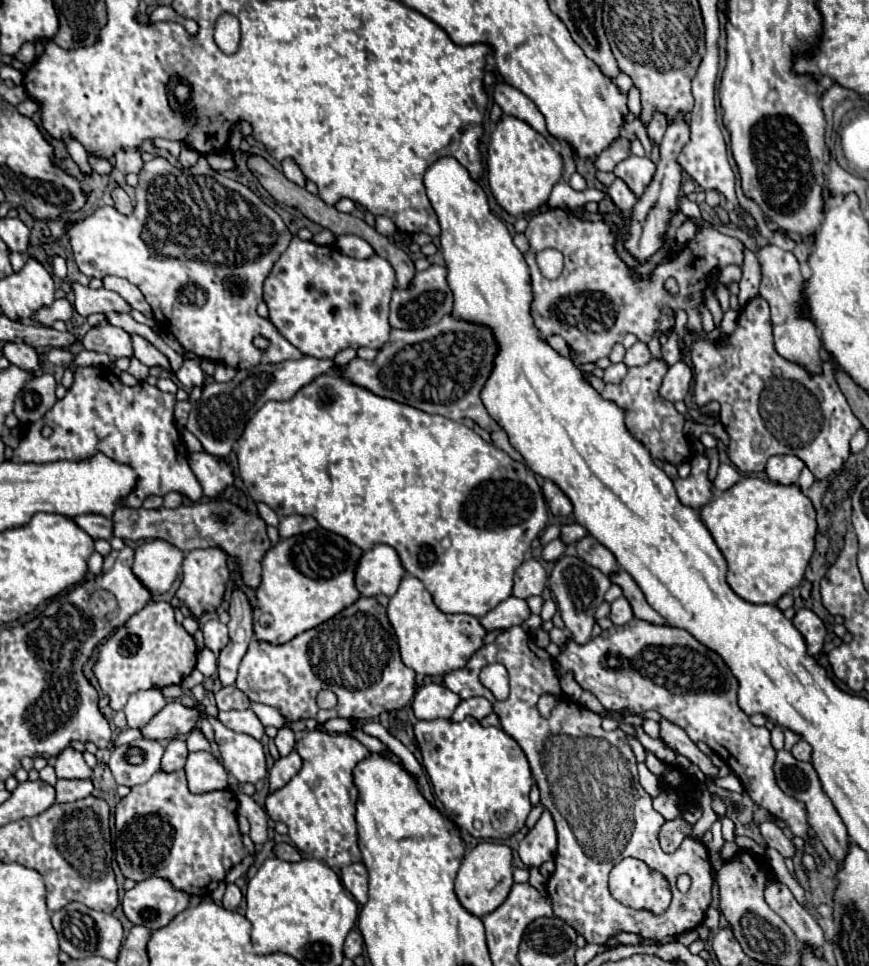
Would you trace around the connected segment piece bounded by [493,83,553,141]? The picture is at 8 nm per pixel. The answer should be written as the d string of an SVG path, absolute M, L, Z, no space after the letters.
M495 83L495 87L493 87L493 99L495 99L495 103L507 115L513 115L513 117L529 123L535 131L539 131L549 141L553 141L553 137L545 129L543 115L539 113L539 109L535 107L535 103L527 95L523 95L519 89L515 89L515 87L507 85L507 83Z

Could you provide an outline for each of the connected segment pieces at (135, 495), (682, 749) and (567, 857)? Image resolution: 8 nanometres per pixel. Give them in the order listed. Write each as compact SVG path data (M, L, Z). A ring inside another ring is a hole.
M79 367L75 371L75 381L71 389L67 391L63 401L57 401L53 409L37 423L31 423L21 439L21 445L13 451L13 463L55 463L55 461L85 461L95 457L99 451L107 455L109 459L117 463L125 463L133 467L137 473L137 483L131 489L127 497L121 499L123 507L141 507L143 501L149 495L167 495L171 491L181 493L191 503L197 503L201 499L201 485L195 479L189 463L187 463L187 447L183 445L179 437L179 429L173 421L173 405L175 395L173 393L161 393L155 385L149 385L147 381L141 381L133 387L127 387L119 381L115 373L111 373L107 367ZM49 425L53 427L51 437L41 435L41 427Z
M659 719L659 727L661 727L661 739L679 755L685 755L691 763L695 763L707 777L715 777L717 775L717 767L711 765L709 757L703 755L697 745L689 739L689 735L685 735L685 731L681 727L677 727L675 723L667 721L667 719Z
M517 625L499 633L493 643L473 653L463 669L447 673L443 685L461 699L485 697L493 703L493 713L499 717L501 729L511 735L527 755L533 779L541 791L541 805L559 817L557 869L547 883L547 895L559 919L569 923L587 943L599 945L619 933L637 933L645 939L677 937L703 921L713 901L713 869L705 845L687 837L671 855L659 847L657 833L665 819L651 807L651 795L641 791L637 761L627 745L625 733L621 729L611 733L603 731L599 715L581 709L579 703L563 695L555 659L545 649L537 647L523 627ZM489 663L503 663L509 671L511 693L507 701L495 701L491 691L479 683L479 671ZM541 695L553 695L557 699L557 707L553 707L549 717L537 711L537 699ZM625 857L647 861L649 869L661 873L669 881L673 899L665 913L653 915L651 911L637 911L613 899L607 877L611 867ZM679 873L687 873L693 881L687 893L675 887L675 877Z

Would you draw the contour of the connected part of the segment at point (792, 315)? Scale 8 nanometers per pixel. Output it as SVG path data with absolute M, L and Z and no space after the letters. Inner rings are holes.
M775 243L757 247L755 255L761 265L759 295L771 307L777 353L789 361L795 361L795 363L807 367L809 373L819 373L821 371L821 341L819 341L817 329L809 319L799 317L799 311L803 307L803 277L799 271L799 261L795 257L791 257L785 249L777 247Z

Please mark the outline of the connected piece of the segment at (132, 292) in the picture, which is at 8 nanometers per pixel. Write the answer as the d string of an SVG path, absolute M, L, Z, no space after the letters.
M105 277L103 279L103 287L105 289L111 289L111 291L117 291L133 309L141 311L145 317L153 317L151 307L145 301L143 293L133 283L129 283L127 279L123 279L123 277Z

